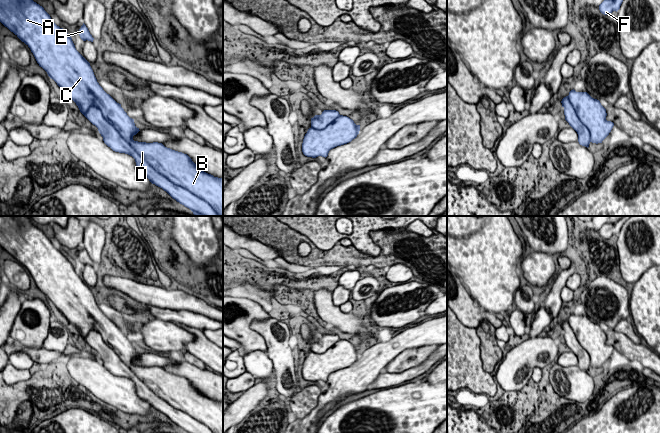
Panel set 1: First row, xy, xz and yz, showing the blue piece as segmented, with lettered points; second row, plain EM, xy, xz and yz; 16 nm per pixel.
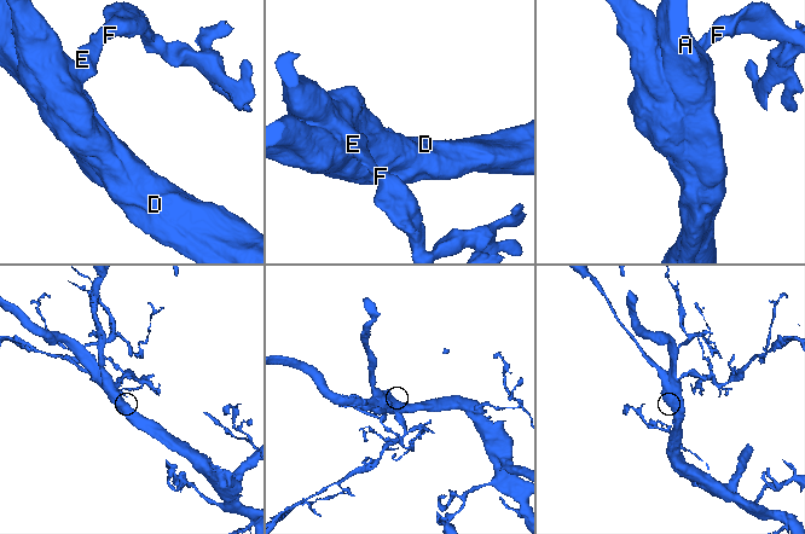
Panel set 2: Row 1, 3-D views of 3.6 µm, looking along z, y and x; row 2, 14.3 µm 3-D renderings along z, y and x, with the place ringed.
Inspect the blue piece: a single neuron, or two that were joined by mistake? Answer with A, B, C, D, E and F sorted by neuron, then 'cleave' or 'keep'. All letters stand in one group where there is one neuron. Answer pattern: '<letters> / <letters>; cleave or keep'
A B C D E F; keep

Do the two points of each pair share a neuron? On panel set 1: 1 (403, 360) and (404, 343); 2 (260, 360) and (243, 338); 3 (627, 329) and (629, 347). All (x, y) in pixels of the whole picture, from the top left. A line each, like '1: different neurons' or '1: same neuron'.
1: different neurons
2: different neurons
3: different neurons

